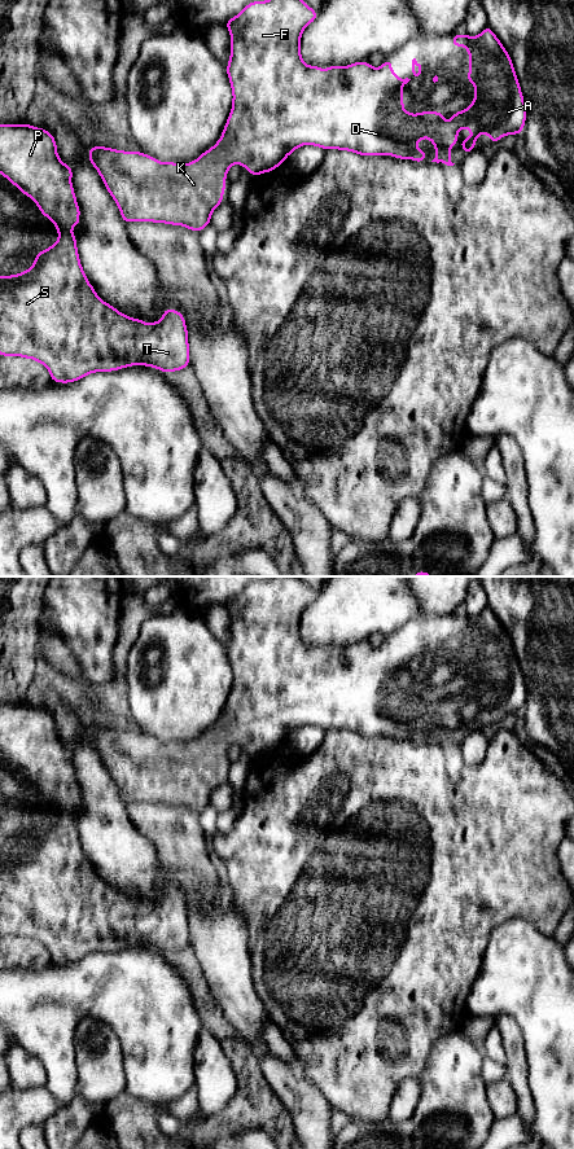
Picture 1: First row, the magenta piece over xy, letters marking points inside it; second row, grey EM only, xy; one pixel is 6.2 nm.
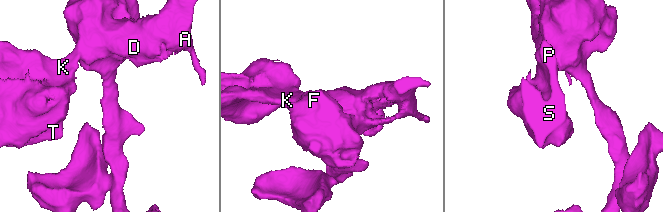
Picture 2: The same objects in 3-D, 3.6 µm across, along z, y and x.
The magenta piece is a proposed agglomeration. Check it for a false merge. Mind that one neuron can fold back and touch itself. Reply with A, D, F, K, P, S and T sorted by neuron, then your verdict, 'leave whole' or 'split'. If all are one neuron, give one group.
A D F K P S T | leave whole

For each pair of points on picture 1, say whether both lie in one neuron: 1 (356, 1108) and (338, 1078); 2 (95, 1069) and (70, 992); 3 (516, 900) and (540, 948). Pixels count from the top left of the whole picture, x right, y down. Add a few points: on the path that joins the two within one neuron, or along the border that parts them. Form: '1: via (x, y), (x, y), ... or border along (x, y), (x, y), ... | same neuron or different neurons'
1: via (356, 1100), (356, 1096), (346, 1086) | same neuron
2: border along (109, 1025), (83, 1018), (75, 1030), (74, 1052) | different neurons
3: border along (496, 925), (521, 917), (551, 937) | different neurons

